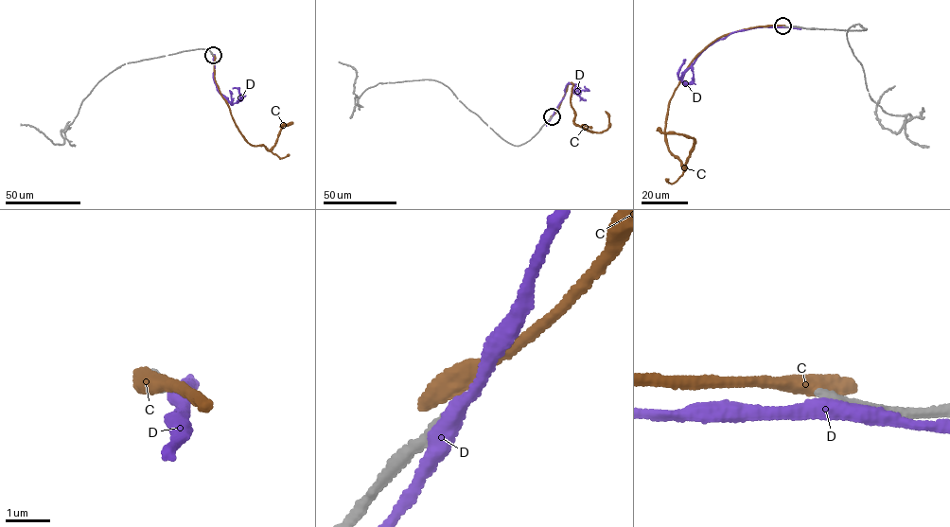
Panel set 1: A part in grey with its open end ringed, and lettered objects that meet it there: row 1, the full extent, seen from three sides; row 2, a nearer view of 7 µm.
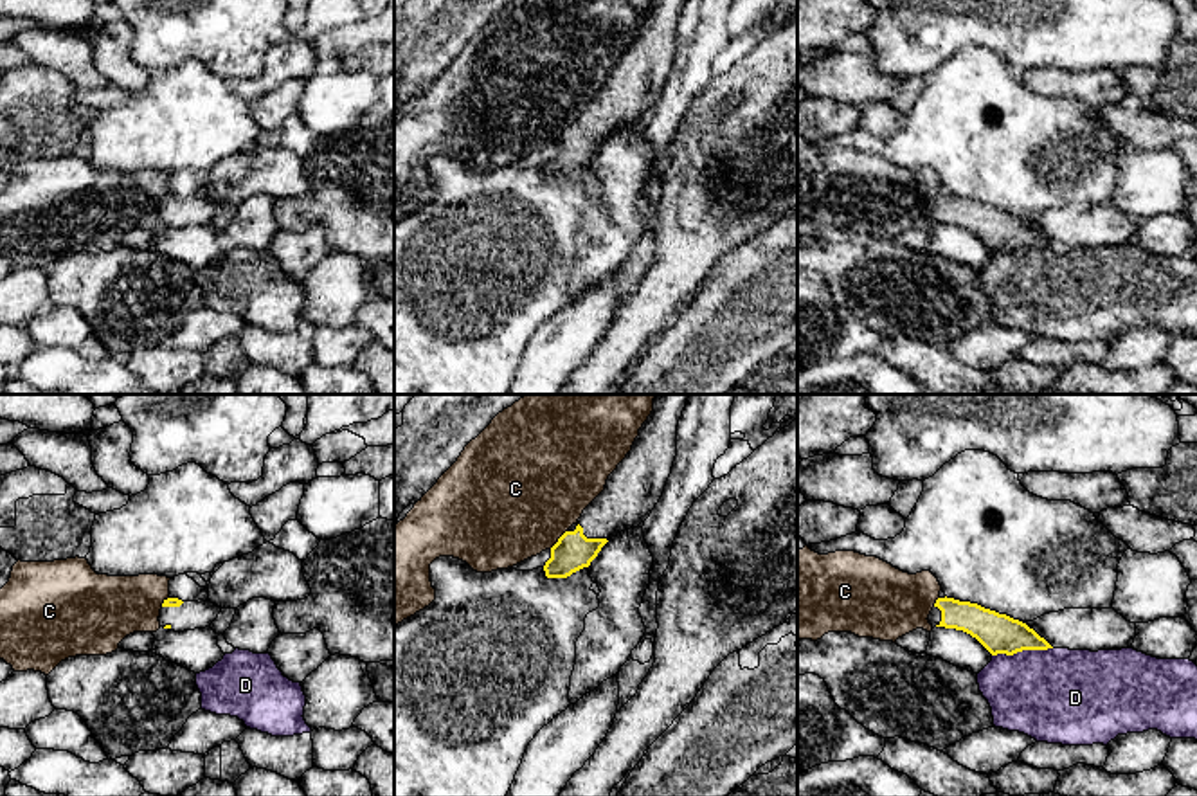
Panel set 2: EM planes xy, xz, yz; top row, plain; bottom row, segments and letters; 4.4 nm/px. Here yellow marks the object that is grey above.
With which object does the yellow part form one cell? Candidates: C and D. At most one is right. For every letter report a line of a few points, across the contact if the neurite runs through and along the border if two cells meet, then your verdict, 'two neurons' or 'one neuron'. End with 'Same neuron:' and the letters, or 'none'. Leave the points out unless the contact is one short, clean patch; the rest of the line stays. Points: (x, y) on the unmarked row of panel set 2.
C: line xz (566, 126), (549, 144); two neurons
D: two neurons
Same neuron: none

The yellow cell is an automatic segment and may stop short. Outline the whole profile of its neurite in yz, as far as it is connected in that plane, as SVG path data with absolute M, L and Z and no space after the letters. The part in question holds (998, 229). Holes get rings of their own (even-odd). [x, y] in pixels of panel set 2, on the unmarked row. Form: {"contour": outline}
{"contour": "M938 194L929 220L934 223L956 225L976 234L992 252L1013 252L1022 247L1053 245L1026 220L1006 211L985 205L977 200L954 194Z"}

